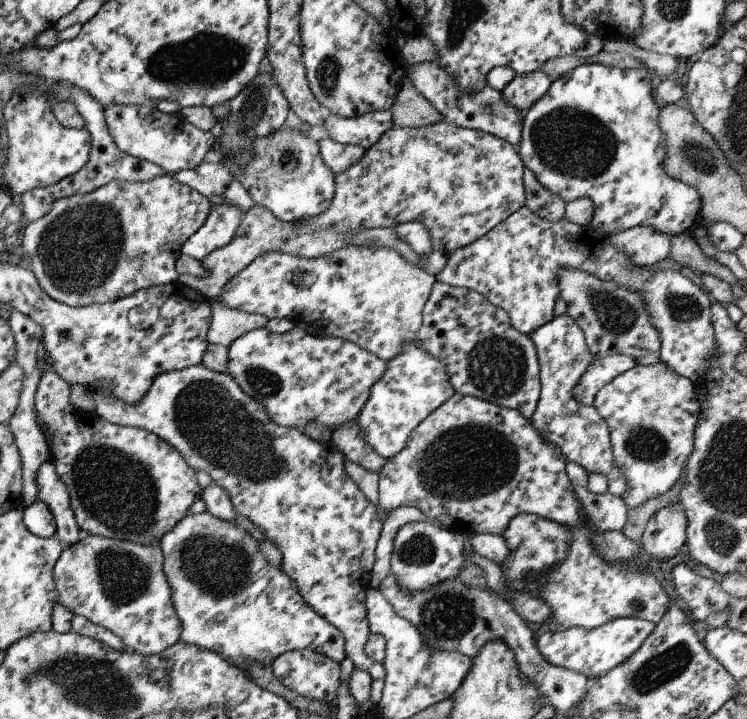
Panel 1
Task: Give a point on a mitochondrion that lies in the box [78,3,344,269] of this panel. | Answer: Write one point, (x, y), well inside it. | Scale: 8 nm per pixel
(207, 63)

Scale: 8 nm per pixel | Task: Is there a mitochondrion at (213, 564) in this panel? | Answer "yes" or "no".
yes

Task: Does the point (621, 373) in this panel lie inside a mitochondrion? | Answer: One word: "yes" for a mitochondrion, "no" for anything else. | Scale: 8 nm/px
no

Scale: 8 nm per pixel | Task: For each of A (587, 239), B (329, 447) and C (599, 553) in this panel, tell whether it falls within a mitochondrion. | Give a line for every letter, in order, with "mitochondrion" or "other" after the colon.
A: other
B: other
C: other

